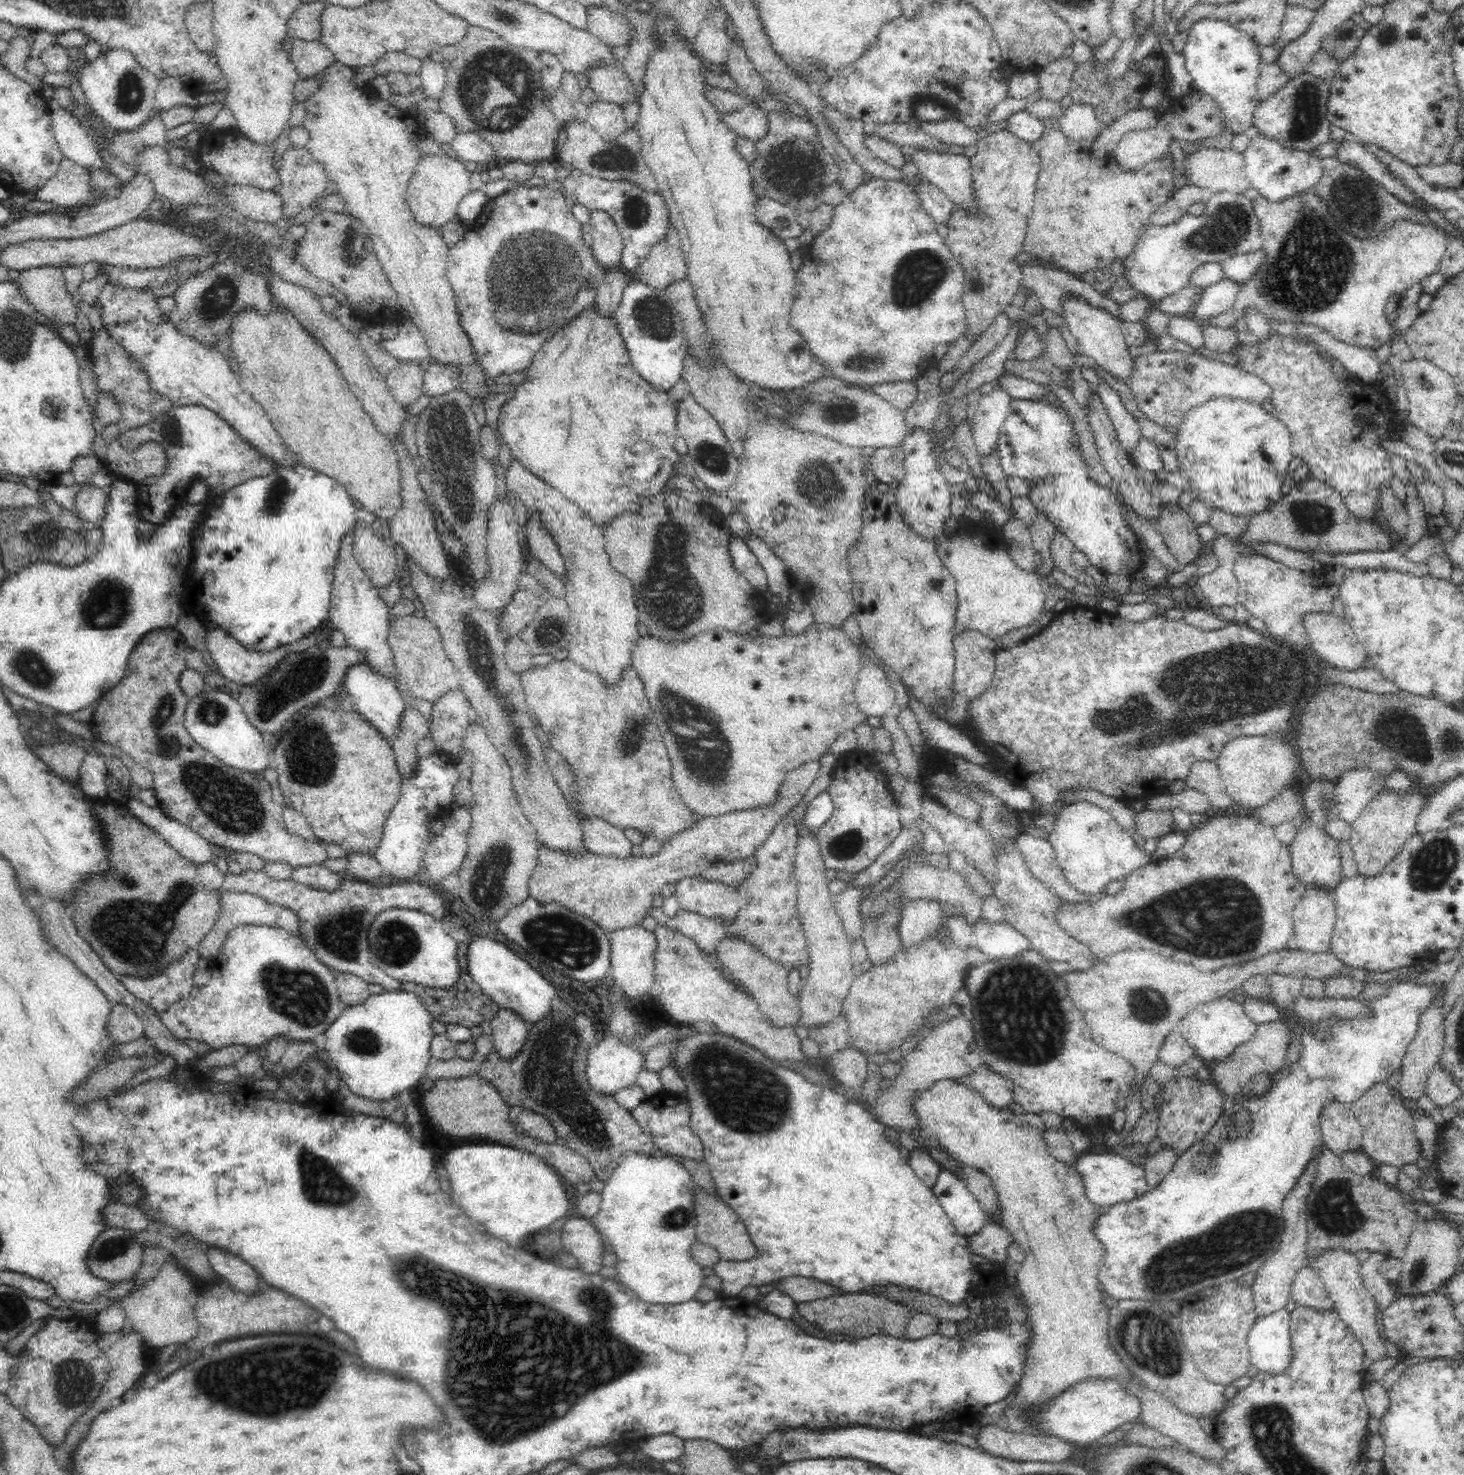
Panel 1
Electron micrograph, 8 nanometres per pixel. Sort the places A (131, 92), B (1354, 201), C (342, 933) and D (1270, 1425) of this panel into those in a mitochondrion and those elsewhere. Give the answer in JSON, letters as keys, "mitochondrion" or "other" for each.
{"A":"mitochondrion","B":"mitochondrion","C":"mitochondrion","D":"mitochondrion"}

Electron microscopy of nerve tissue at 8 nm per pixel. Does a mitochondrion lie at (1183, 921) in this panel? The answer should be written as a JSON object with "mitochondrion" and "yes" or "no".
{"mitochondrion":"yes"}

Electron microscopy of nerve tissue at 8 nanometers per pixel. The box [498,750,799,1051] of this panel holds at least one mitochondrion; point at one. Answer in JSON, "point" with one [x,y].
{"point":[568,941]}

